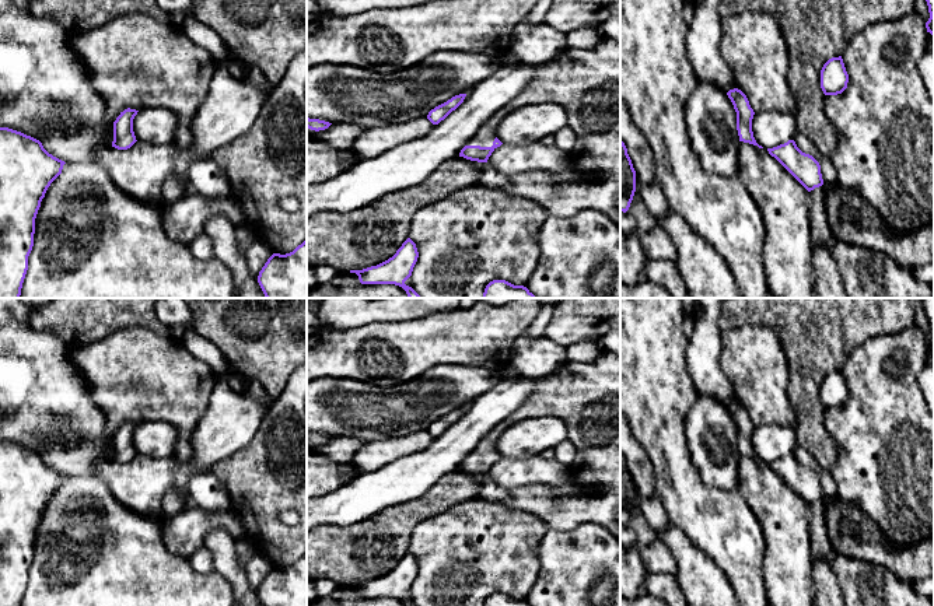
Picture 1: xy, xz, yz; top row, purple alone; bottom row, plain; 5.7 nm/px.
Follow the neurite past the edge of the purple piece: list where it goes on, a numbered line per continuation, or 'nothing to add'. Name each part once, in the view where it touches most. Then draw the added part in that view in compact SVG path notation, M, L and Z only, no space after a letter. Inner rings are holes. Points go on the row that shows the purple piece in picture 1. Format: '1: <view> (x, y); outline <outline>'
nothing to add

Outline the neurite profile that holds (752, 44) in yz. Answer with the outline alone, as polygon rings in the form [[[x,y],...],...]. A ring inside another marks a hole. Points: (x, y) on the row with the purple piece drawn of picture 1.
[[[739,13],[721,18],[720,52],[755,113],[794,113],[797,99],[788,81],[791,57],[779,22],[767,13]]]

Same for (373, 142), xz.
[[[416,118],[407,123],[385,125],[381,127],[365,127],[354,139],[350,148],[360,158],[378,157],[410,140],[417,140],[431,132],[434,125],[426,118]]]

